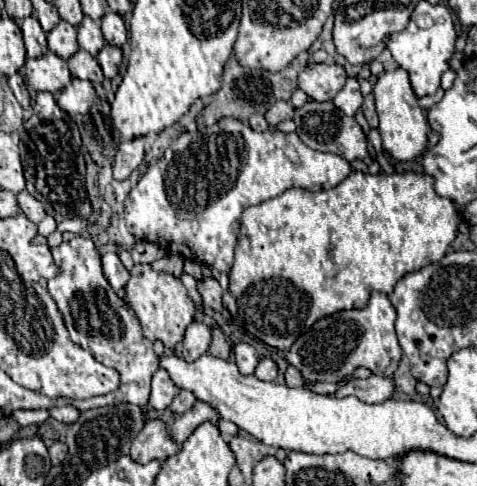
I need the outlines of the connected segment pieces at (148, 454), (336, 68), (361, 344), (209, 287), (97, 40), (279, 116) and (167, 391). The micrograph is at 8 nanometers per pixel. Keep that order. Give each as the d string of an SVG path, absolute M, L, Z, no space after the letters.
M147 420L141 434L131 444L131 458L139 464L151 460L163 462L179 450L179 444L169 438L167 426L161 420Z
M309 64L299 72L299 88L313 100L331 100L347 80L347 72L339 64Z
M373 292L369 304L361 310L339 310L331 316L319 318L283 356L301 372L305 388L313 382L341 382L359 366L369 368L373 374L391 378L403 356L395 338L395 318L397 312L387 294Z
M205 278L203 282L199 282L199 292L205 300L205 304L209 304L215 312L223 312L225 306L223 306L223 300L221 300L221 286L215 278Z
M89 16L83 18L83 22L81 22L81 26L77 28L77 32L79 32L79 46L81 46L83 50L87 50L89 54L95 56L95 54L105 46L105 38L103 38L103 34L101 34L99 24L93 22Z
M277 102L273 104L267 114L265 114L265 120L269 122L269 126L277 126L279 122L283 120L291 120L293 118L293 106L289 102Z
M159 368L159 370L153 374L153 380L151 380L149 406L155 408L157 412L163 412L163 410L171 404L173 396L177 396L177 394L179 394L179 388L173 386L169 374L165 374L165 370Z

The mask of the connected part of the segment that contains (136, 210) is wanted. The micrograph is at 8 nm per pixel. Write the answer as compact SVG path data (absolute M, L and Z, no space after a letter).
M223 118L203 132L183 132L129 192L123 218L137 240L155 242L187 260L199 260L229 274L241 212L247 206L261 204L289 188L329 190L349 172L349 162L341 156L311 150L295 132L255 132L245 122Z

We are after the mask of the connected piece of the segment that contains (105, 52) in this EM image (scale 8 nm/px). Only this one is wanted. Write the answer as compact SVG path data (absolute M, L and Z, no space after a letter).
M105 46L99 54L97 54L97 60L101 64L101 68L104 77L107 80L111 80L113 76L118 74L119 66L121 66L121 60L123 60L123 54L121 48L117 46Z

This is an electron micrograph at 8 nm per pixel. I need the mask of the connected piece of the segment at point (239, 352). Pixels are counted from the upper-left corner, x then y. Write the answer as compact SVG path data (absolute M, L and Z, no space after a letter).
M237 342L233 346L233 352L235 352L235 362L237 362L241 374L253 374L255 366L259 364L257 350L247 342Z

